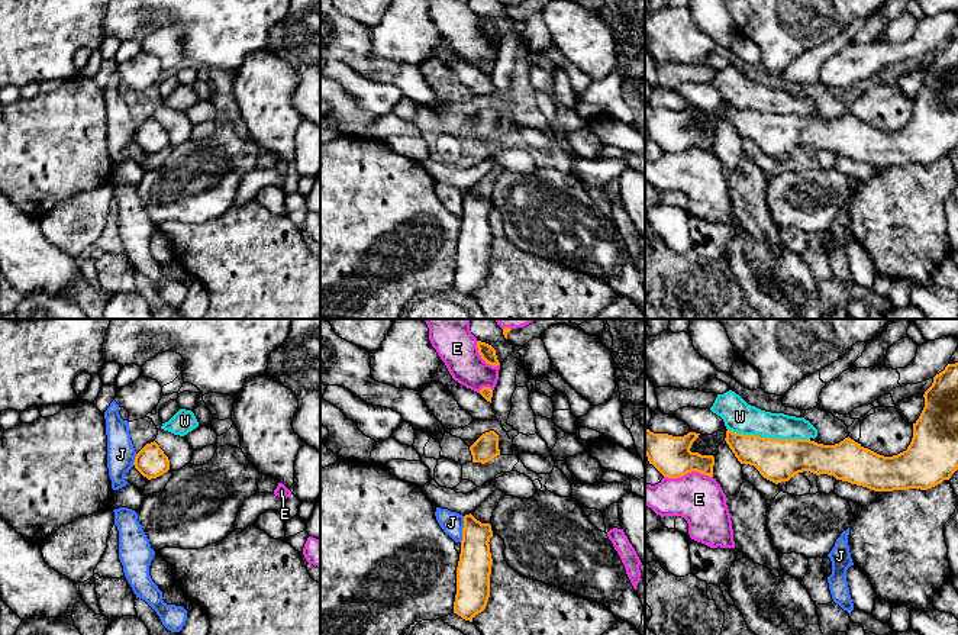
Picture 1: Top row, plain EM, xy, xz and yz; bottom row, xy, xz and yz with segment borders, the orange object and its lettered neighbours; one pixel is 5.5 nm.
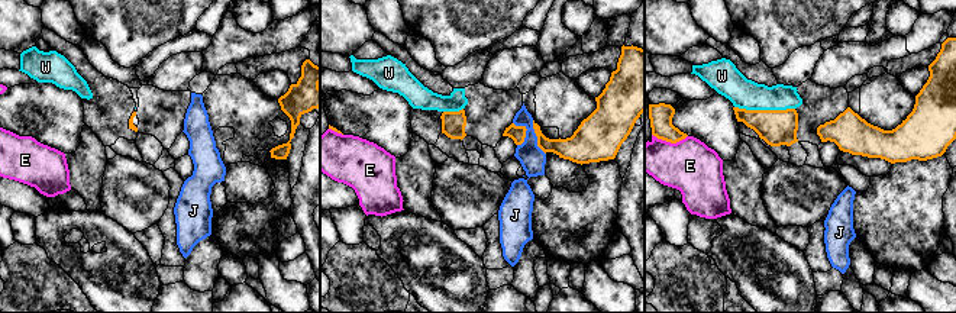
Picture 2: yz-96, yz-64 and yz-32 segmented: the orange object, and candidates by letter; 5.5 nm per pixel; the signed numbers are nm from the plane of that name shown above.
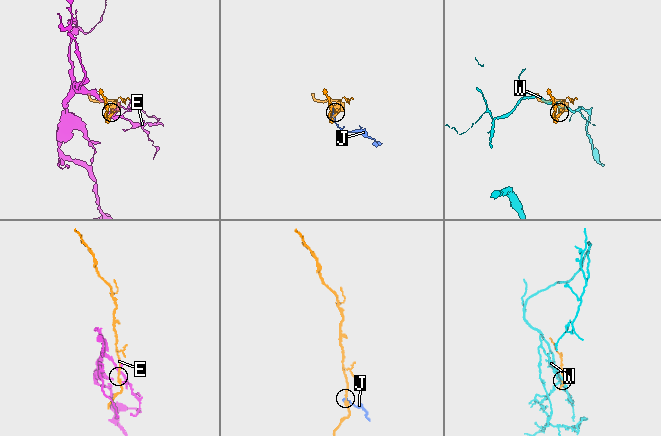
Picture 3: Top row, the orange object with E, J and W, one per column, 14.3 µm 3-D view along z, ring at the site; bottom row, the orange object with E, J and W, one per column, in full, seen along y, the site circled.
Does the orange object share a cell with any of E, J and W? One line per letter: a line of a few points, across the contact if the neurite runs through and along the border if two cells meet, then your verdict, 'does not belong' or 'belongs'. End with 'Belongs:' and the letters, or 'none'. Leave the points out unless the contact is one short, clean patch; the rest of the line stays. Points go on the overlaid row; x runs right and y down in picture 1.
E: does not belong
J: line xz (464, 516), (463, 538), (460, 541); does not belong
W: does not belong
Belongs: none

